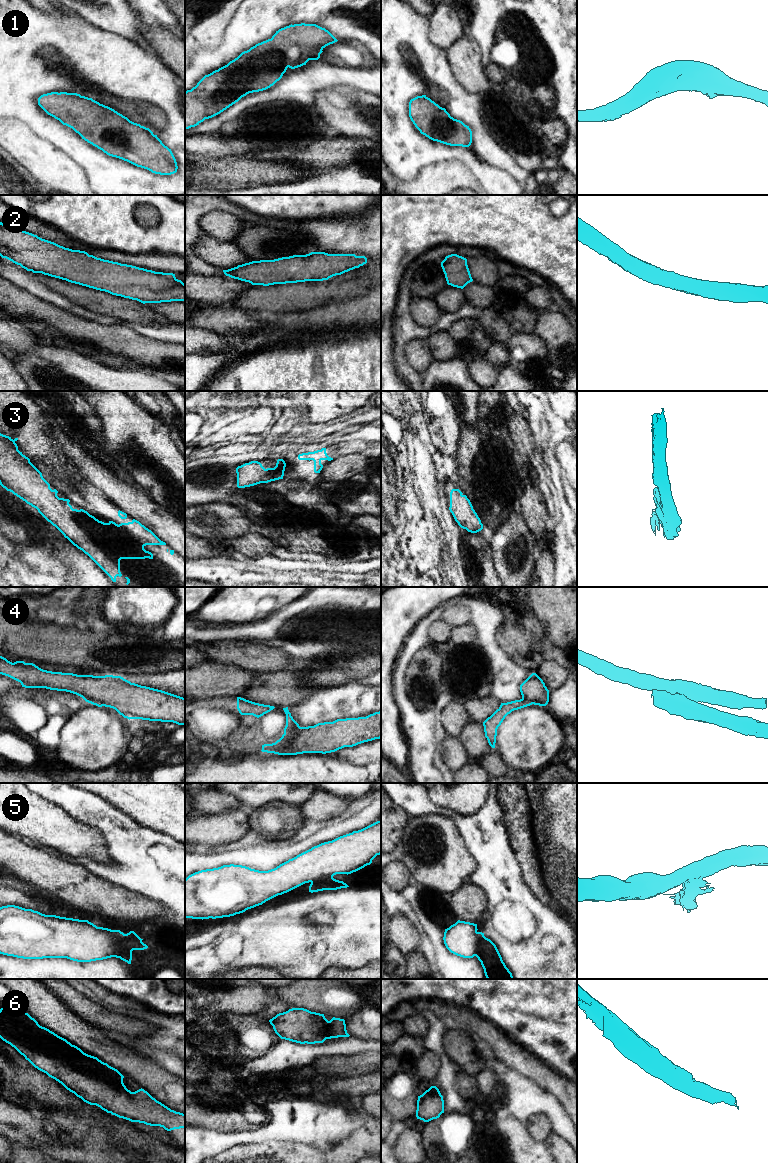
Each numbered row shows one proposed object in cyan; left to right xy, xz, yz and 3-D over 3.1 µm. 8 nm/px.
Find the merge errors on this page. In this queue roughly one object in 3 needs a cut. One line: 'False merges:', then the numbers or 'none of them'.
False merges: 4, 5

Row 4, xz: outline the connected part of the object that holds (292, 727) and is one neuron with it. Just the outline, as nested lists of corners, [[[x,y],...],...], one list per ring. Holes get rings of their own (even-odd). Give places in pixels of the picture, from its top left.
[[[288,707],[283,708],[283,710],[286,714],[286,726],[284,728],[284,734],[289,736],[295,735],[300,730],[301,727],[291,716],[291,713],[289,712]]]

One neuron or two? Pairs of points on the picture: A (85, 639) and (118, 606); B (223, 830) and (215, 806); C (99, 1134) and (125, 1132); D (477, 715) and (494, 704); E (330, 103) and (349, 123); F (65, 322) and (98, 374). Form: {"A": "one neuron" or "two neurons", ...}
{"A": "two neurons", "B": "two neurons", "C": "two neurons", "D": "one neuron", "E": "one neuron", "F": "two neurons"}

